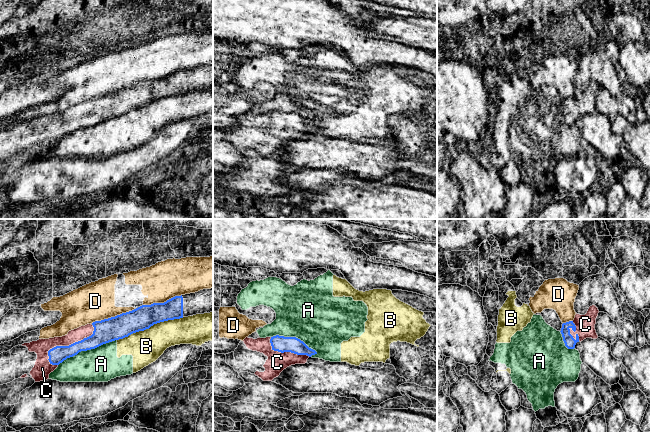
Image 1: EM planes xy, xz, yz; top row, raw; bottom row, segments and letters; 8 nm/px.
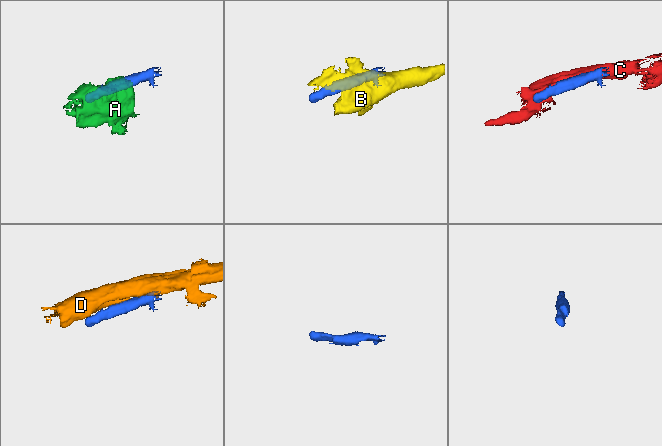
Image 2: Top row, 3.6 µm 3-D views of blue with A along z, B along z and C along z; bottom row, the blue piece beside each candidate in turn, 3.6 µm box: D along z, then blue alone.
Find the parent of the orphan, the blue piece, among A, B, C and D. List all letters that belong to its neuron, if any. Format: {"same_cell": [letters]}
{"same_cell": ["C"]}

